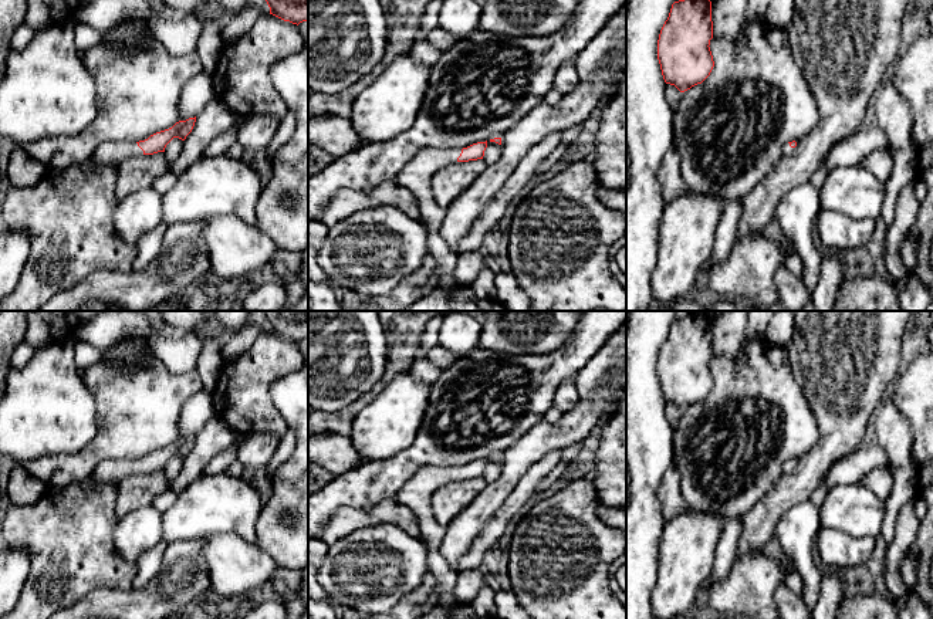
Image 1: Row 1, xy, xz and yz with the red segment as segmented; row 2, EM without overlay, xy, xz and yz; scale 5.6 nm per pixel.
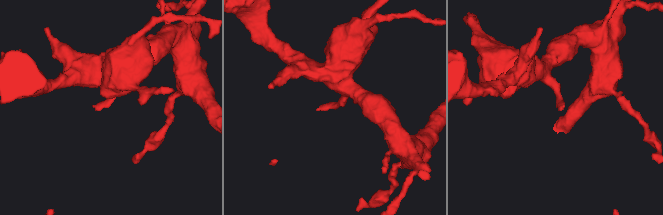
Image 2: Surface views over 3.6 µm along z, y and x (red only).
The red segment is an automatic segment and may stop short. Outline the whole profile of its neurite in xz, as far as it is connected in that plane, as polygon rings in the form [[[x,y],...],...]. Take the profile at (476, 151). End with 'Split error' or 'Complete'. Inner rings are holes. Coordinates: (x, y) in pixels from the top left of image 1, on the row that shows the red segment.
[[[487,141],[459,150],[425,149],[416,153],[396,176],[396,183],[412,192],[418,200],[419,219],[427,230],[429,254],[435,258],[439,270],[437,284],[446,291],[457,285],[453,275],[457,253],[452,251],[440,236],[440,226],[444,220],[446,210],[435,200],[432,177],[437,170],[450,163],[483,159],[486,148]]]. Split error

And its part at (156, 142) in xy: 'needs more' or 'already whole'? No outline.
needs more

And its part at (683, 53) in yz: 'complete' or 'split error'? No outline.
complete

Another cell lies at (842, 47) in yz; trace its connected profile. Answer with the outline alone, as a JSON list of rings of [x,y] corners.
[[[794,0],[794,16],[787,30],[791,53],[800,67],[808,88],[817,99],[819,119],[814,129],[797,142],[790,156],[778,159],[771,172],[743,199],[740,199],[740,220],[736,240],[763,231],[773,220],[780,199],[791,189],[809,182],[814,172],[824,166],[835,145],[859,131],[868,102],[875,88],[882,84],[889,64],[895,64],[902,53],[903,17],[910,0]]]

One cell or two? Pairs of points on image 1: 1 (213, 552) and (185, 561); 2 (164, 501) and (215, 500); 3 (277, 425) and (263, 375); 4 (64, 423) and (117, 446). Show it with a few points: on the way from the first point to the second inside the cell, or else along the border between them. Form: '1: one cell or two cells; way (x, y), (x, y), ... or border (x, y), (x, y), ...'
1: two cells; border (202, 538), (202, 558), (210, 589)
2: two cells; border (178, 494), (178, 499), (162, 513)
3: one cell; way (262, 423), (250, 413), (250, 391)
4: two cells; border (94, 402), (95, 435), (77, 452), (66, 455)

